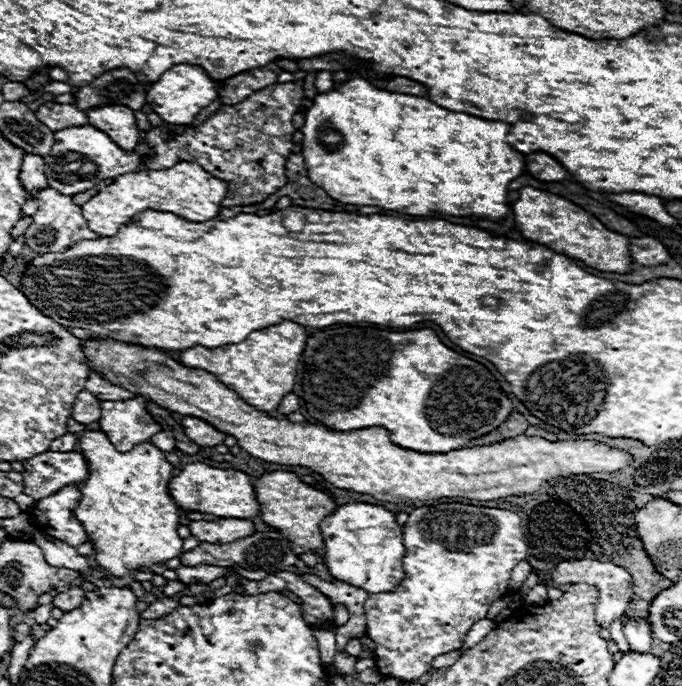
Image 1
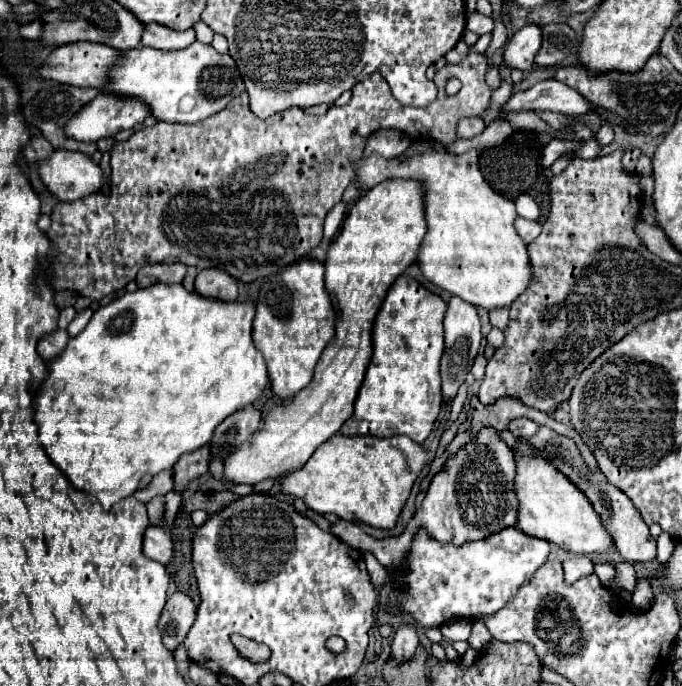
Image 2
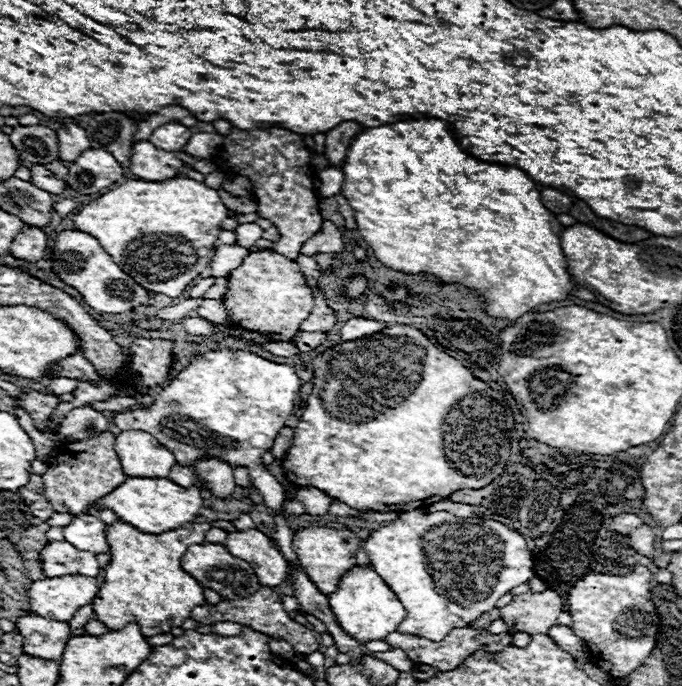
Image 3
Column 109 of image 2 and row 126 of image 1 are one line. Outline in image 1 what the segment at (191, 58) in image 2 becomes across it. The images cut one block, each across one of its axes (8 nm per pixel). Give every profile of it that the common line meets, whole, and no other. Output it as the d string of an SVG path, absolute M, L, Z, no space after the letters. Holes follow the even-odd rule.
M72 126L54 132L56 144L52 148L52 156L62 156L66 152L76 152L86 156L96 164L94 178L106 180L126 172L134 172L140 164L140 156L136 152L124 152L118 148L108 134L94 126Z

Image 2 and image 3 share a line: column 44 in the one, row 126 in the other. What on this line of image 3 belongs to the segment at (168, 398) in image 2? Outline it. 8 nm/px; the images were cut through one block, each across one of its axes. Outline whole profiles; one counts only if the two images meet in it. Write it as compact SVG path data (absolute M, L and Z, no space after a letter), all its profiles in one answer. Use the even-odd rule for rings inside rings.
M422 118L422 120L394 122L394 124L378 126L378 128L372 128L372 130L360 130L360 134L356 134L352 146L348 146L348 160L344 160L342 172L344 172L344 184L342 184L340 194L348 200L348 204L354 210L356 230L368 242L368 246L374 250L376 258L384 266L400 270L400 272L408 272L408 274L438 276L444 282L446 280L456 280L456 282L468 286L470 290L474 290L478 296L484 298L486 312L490 316L506 318L506 320L520 318L520 314L526 314L528 310L536 308L538 304L564 300L564 298L570 296L572 276L566 270L566 258L564 258L564 252L562 252L562 246L560 246L560 238L558 238L558 232L562 230L562 224L558 224L556 216L548 208L544 208L536 182L520 168L506 166L506 164L504 166L488 164L488 162L482 162L482 160L470 156L468 152L460 150L456 140L452 138L450 126L446 122L440 122L436 118L428 118L428 120Z

